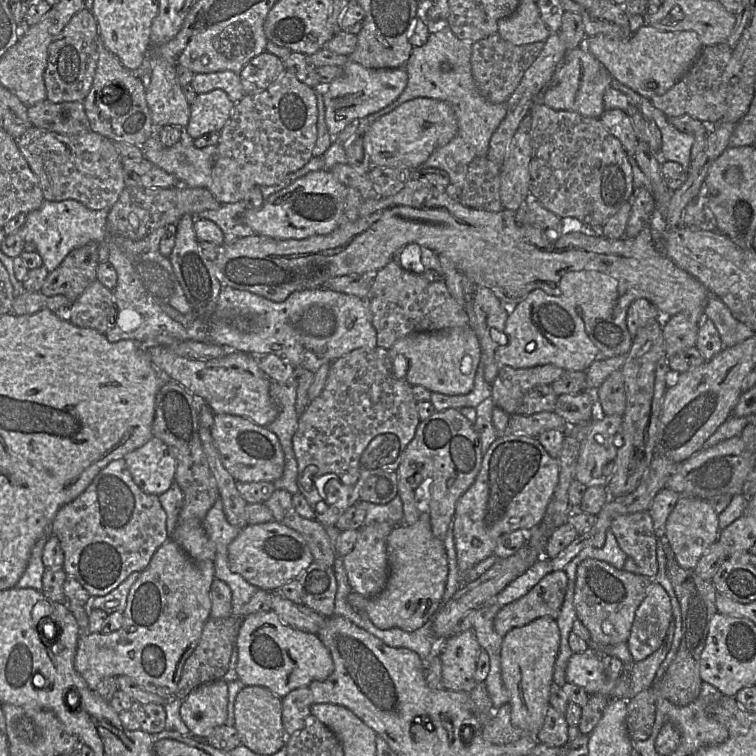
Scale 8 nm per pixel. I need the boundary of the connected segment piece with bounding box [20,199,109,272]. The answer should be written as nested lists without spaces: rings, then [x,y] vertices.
[[[67,199],[62,201],[44,200],[36,210],[27,214],[26,222],[20,228],[20,235],[36,245],[36,251],[49,272],[55,270],[63,259],[74,249],[89,242],[101,243],[106,239],[106,221],[109,209],[92,210],[82,203]]]

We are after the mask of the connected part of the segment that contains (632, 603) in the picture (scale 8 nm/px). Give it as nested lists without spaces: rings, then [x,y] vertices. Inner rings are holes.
[[[585,559],[579,564],[574,606],[577,619],[590,632],[590,649],[600,652],[605,647],[628,641],[636,610],[652,582],[653,580],[646,576],[617,569],[607,562],[596,559]]]

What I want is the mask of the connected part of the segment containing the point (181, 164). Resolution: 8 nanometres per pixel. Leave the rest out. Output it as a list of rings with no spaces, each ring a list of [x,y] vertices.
[[[159,129],[140,147],[143,157],[165,172],[176,176],[183,186],[207,188],[211,182],[217,146],[197,148],[188,141],[178,141],[171,147],[162,145]]]

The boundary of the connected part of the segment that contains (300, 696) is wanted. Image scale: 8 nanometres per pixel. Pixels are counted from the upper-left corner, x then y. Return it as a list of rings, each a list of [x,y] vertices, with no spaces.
[[[308,687],[291,691],[281,699],[282,724],[287,735],[298,733],[311,714],[313,697]]]

